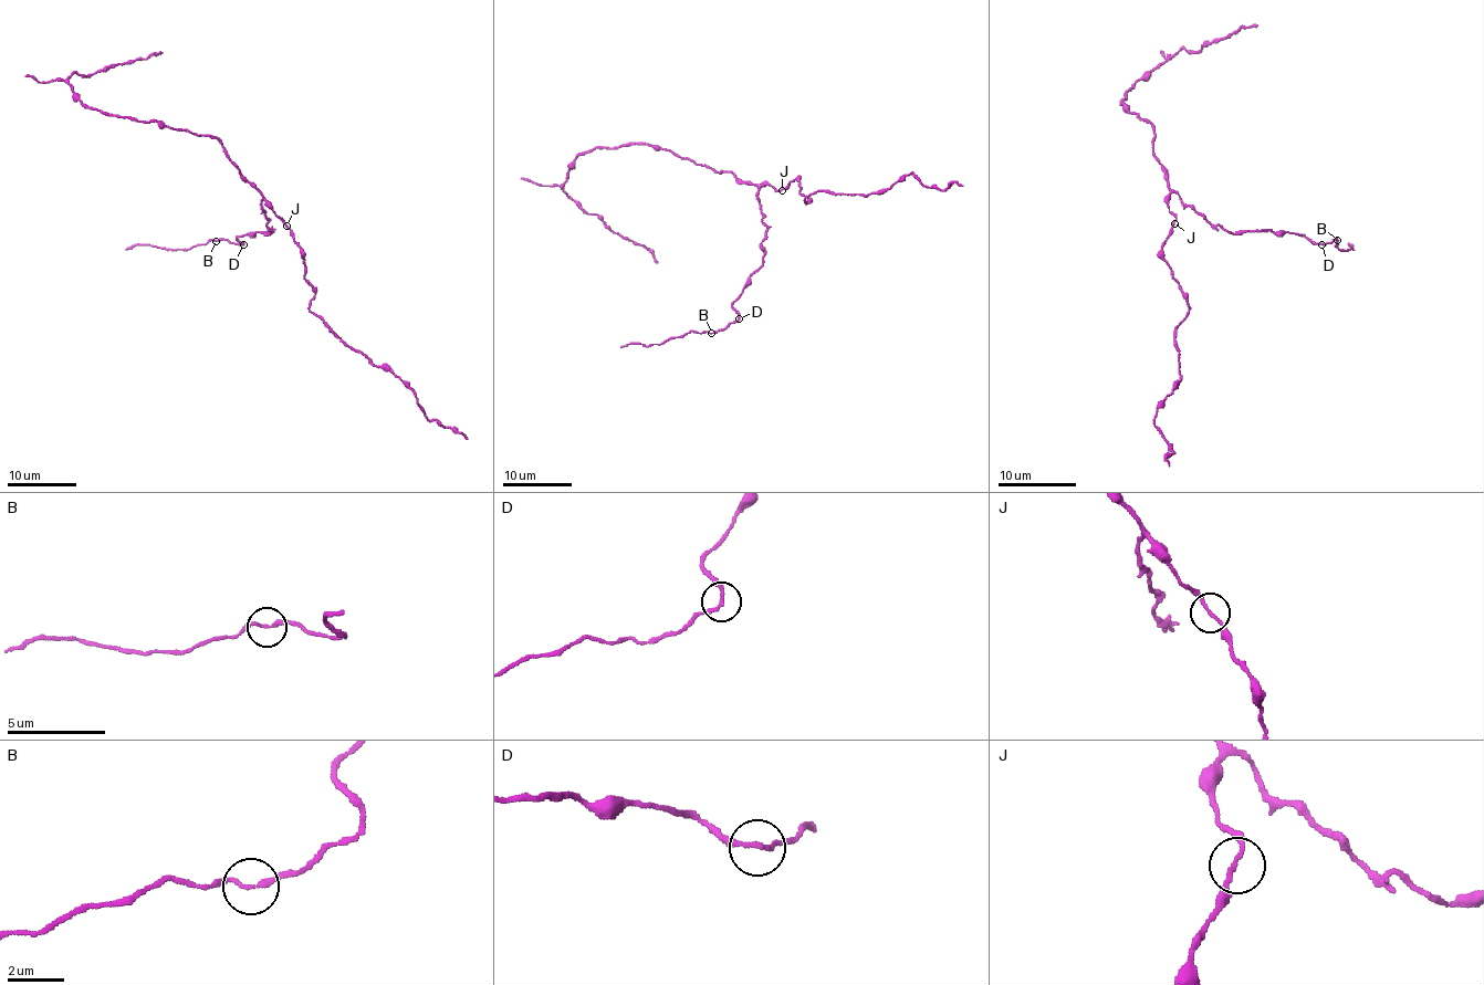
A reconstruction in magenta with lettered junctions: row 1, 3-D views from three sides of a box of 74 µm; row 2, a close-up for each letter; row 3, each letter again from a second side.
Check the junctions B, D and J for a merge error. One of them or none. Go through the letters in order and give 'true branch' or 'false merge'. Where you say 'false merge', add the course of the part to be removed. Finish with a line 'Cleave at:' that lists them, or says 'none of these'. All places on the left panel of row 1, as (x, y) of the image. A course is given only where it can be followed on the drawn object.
B: true branch
D: true branch
J: true branch
Cleave at: none of these

